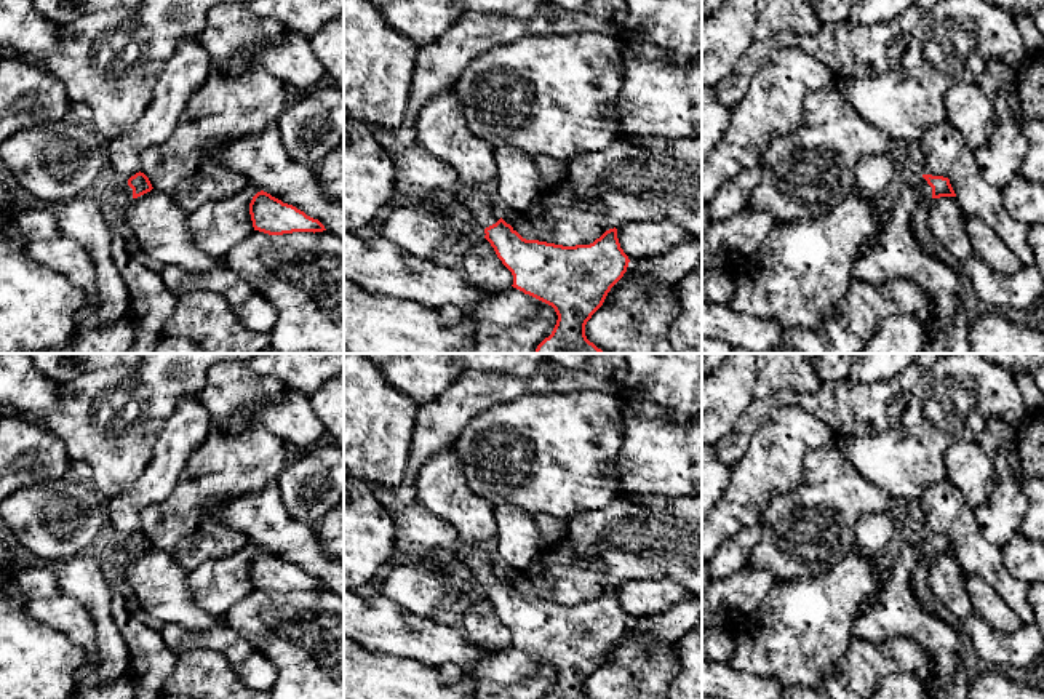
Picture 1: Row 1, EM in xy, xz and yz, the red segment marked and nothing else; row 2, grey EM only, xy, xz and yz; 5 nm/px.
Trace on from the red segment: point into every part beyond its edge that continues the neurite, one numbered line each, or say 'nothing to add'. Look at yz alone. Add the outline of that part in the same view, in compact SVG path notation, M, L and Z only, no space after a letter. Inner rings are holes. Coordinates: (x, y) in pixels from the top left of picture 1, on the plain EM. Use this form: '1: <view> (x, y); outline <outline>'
1: yz (894, 611); outline M914 534L879 577L879 592L852 624L854 638L881 643L897 637L916 640L926 651L934 699L948 699L950 685L962 664L962 645L950 622L927 614L914 587L922 566L932 558L932 545Z

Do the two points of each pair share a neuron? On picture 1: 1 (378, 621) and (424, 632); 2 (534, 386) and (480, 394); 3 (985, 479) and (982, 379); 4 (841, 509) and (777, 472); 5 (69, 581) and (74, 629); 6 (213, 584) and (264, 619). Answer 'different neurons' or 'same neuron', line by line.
1: same neuron
2: same neuron
3: different neurons
4: different neurons
5: different neurons
6: different neurons

